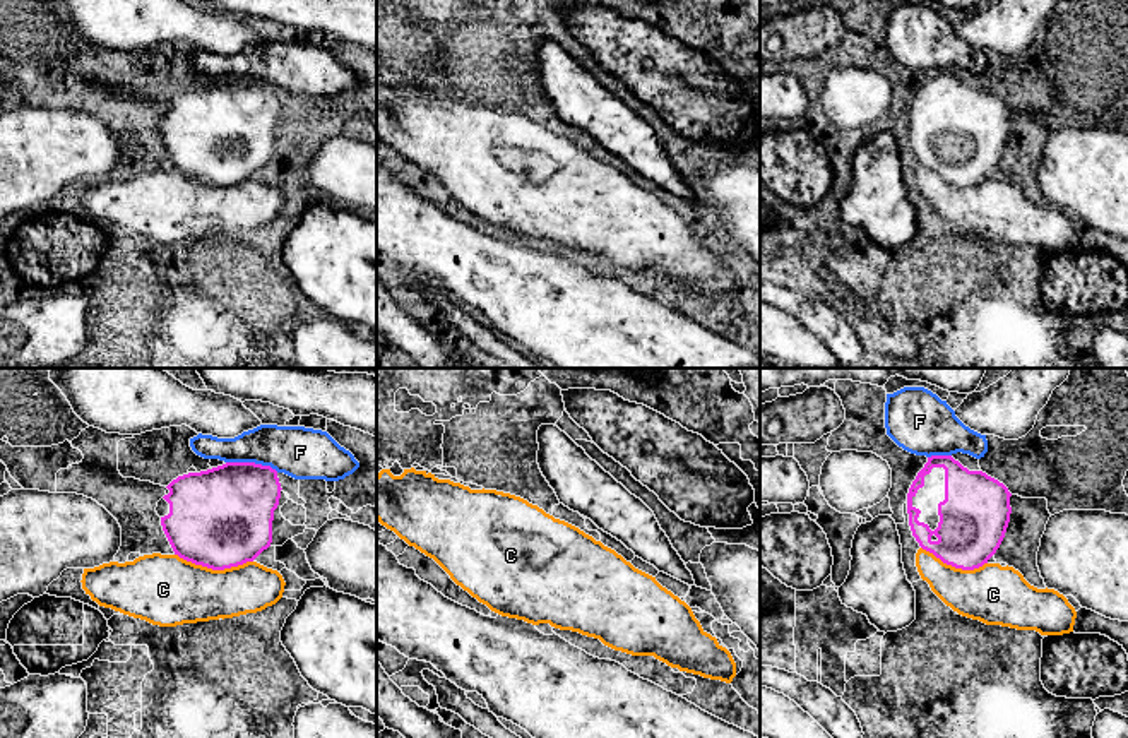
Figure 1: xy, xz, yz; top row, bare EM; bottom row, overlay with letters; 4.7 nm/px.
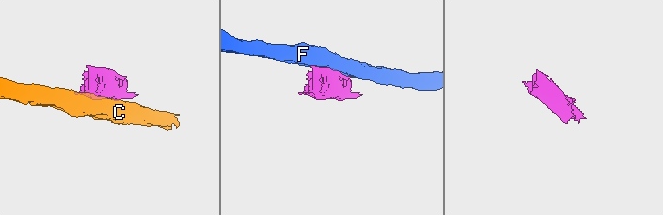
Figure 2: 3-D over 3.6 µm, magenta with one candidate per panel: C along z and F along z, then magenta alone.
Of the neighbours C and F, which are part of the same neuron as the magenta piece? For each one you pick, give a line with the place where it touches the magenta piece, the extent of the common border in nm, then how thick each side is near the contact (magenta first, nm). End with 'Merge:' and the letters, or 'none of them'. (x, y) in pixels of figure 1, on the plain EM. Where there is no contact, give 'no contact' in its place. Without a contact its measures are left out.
Merge: none of them

